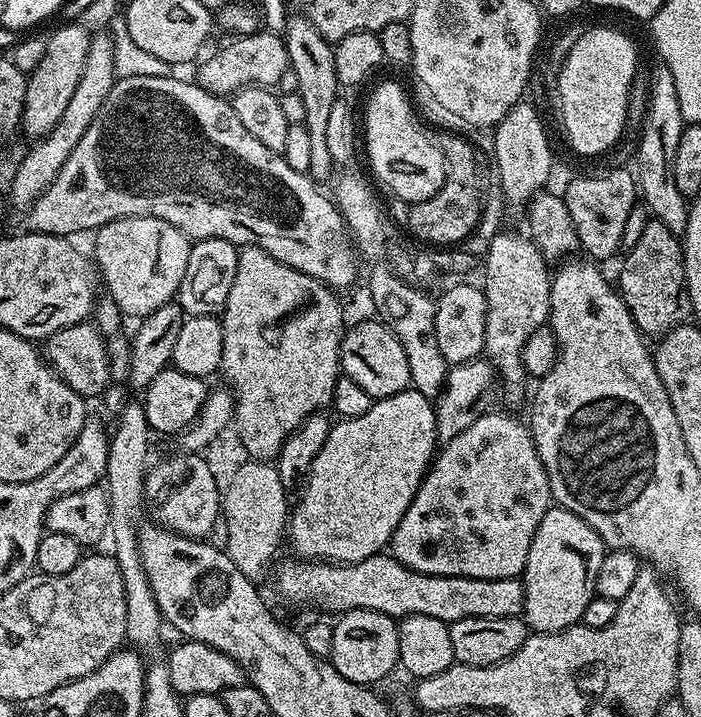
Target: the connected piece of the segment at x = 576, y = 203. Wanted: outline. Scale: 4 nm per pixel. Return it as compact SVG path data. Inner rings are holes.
M616 168L613 172L604 172L601 176L580 176L568 184L568 189L562 192L566 202L566 210L570 210L570 219L574 222L574 230L578 230L580 248L583 249L593 261L608 260L615 252L621 251L622 230L626 227L626 218L630 210L638 204L638 185L635 175L624 168Z

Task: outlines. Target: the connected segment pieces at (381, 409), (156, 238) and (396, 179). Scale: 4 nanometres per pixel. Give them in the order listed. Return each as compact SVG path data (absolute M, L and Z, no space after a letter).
M405 390L393 396L377 399L366 414L361 414L358 418L350 418L349 420L340 420L333 423L330 434L326 438L326 446L322 446L322 450L318 450L318 458L314 458L312 473L309 474L307 485L299 497L299 499L301 498L300 505L297 508L295 505L291 509L290 519L287 523L287 535L290 538L292 535L292 544L300 551L299 555L304 558L315 558L334 564L357 564L371 556L381 555L391 545L394 530L398 526L398 522L402 522L402 514L406 514L410 502L420 489L421 482L427 476L428 469L431 468L437 452L436 409L429 397L415 390Z
M131 216L102 225L95 229L95 236L94 264L99 279L103 287L104 284L108 287L107 295L120 307L125 317L143 318L158 310L158 306L173 303L182 274L186 274L186 262L190 262L193 246L193 241L178 230L178 226L162 222L162 218Z
M384 80L368 96L368 105L362 112L362 148L368 151L368 164L372 172L397 196L408 204L416 204L420 200L430 198L444 181L444 159L439 143L428 137L426 129L420 125L420 116L408 97L408 92L396 80Z

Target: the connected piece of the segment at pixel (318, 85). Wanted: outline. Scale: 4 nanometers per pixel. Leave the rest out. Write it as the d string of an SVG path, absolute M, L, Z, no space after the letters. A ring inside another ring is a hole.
M299 14L289 19L282 35L288 51L288 66L298 77L299 94L306 109L303 124L306 126L306 134L310 134L310 166L307 173L313 180L324 182L334 172L330 150L326 146L326 122L330 119L330 109L342 92L338 70L334 70L334 47L325 36L318 34L318 30L305 16Z

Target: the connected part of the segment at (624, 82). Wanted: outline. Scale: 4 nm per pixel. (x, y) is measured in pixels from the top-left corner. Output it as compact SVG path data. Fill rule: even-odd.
M588 28L577 35L570 54L555 73L556 92L560 95L560 120L568 135L568 144L580 156L600 156L608 152L620 140L624 128L629 127L628 99L632 85L638 80L636 75L636 44L624 32L616 28Z

